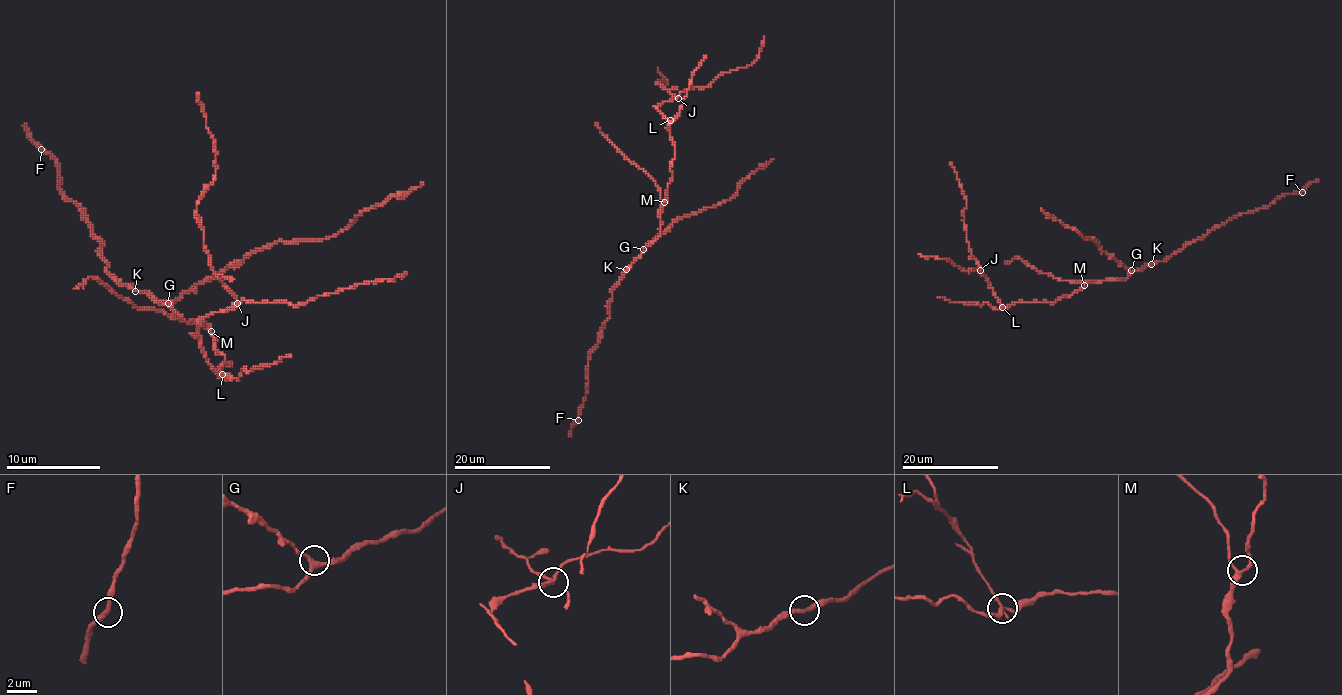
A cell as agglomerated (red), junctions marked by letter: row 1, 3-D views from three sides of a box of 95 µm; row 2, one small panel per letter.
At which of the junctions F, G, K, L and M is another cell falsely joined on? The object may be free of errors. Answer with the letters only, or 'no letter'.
L

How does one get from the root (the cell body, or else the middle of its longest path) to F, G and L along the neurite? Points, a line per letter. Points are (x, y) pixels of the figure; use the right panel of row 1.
F: (1091, 282), (1124, 280), (1147, 265), (1166, 261), (1237, 215), (1267, 208), (1285, 194), (1302, 192)
G: (1091, 282), (1124, 280), (1131, 270)
L: (1091, 282), (1051, 303), (1020, 302), (1002, 306)

